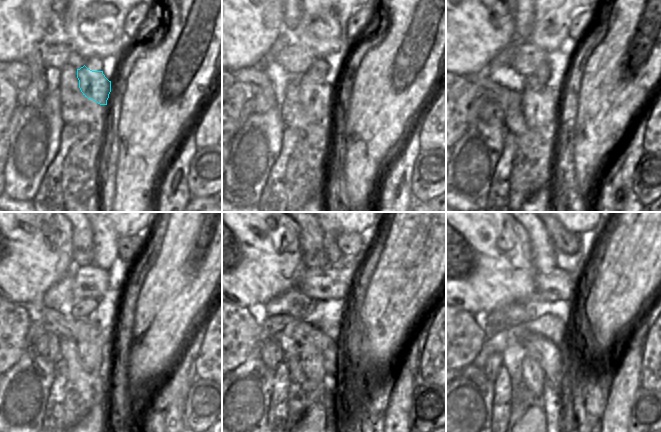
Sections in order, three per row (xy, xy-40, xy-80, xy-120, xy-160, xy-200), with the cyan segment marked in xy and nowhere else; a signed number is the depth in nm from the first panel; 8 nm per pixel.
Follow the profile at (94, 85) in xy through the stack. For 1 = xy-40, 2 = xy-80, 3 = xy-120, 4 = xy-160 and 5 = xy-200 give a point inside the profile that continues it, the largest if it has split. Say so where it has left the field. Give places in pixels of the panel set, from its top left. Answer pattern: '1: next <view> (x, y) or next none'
1: next xy-40 (316, 98)
2: next xy-80 (539, 106)
3: next xy-120 (90, 338)
4: next xy-160 (312, 341)
5: next xy-200 (534, 344)

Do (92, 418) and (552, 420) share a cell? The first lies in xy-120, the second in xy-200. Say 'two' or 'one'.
two

